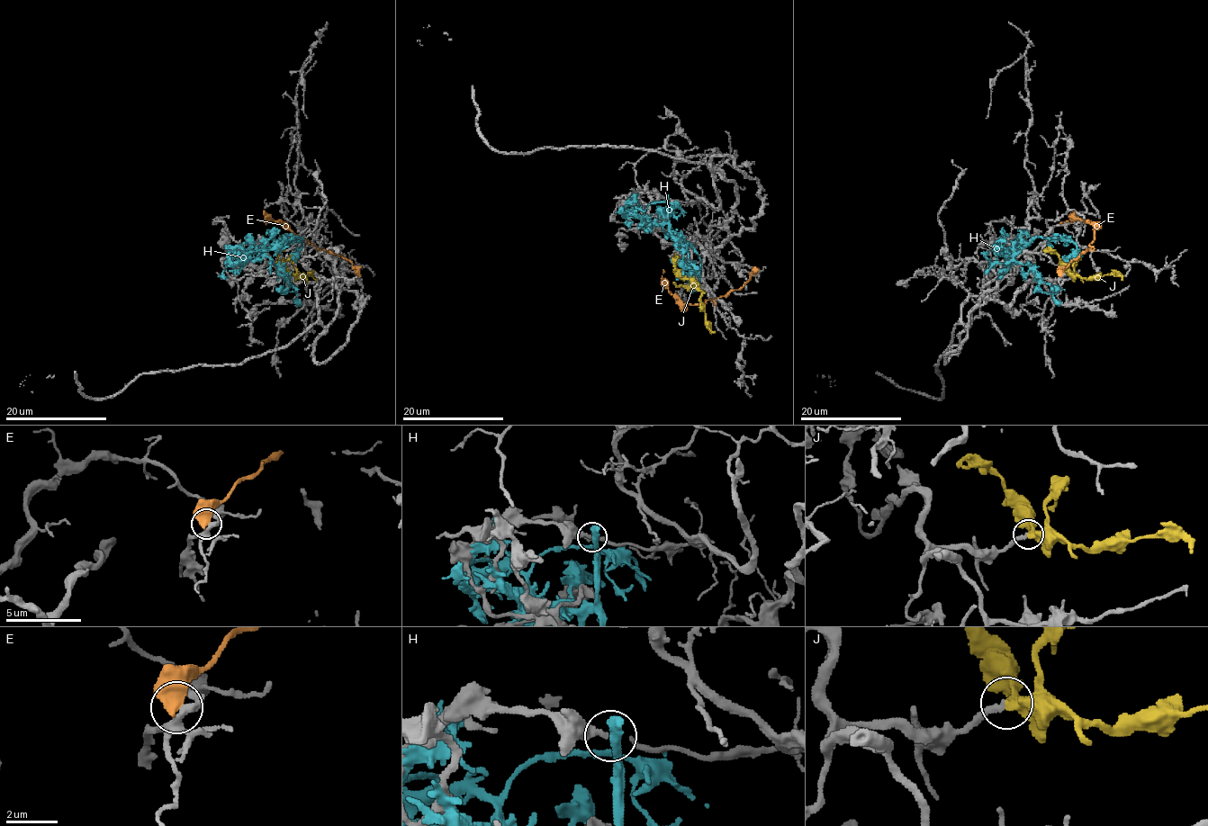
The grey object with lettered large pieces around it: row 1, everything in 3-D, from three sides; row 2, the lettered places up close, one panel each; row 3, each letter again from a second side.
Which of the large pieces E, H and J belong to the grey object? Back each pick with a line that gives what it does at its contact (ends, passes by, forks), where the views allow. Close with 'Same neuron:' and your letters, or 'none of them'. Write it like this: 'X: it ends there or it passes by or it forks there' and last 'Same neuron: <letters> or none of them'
J: it passes by
Same neuron: J

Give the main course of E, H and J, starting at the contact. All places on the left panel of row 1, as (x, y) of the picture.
E: (358, 275), (343, 255), (318, 248), (271, 219), (265, 223)
H: (268, 269), (265, 251), (291, 237), (301, 237), (303, 238), (292, 258)
J: (296, 273), (303, 279), (311, 275), (318, 280)

